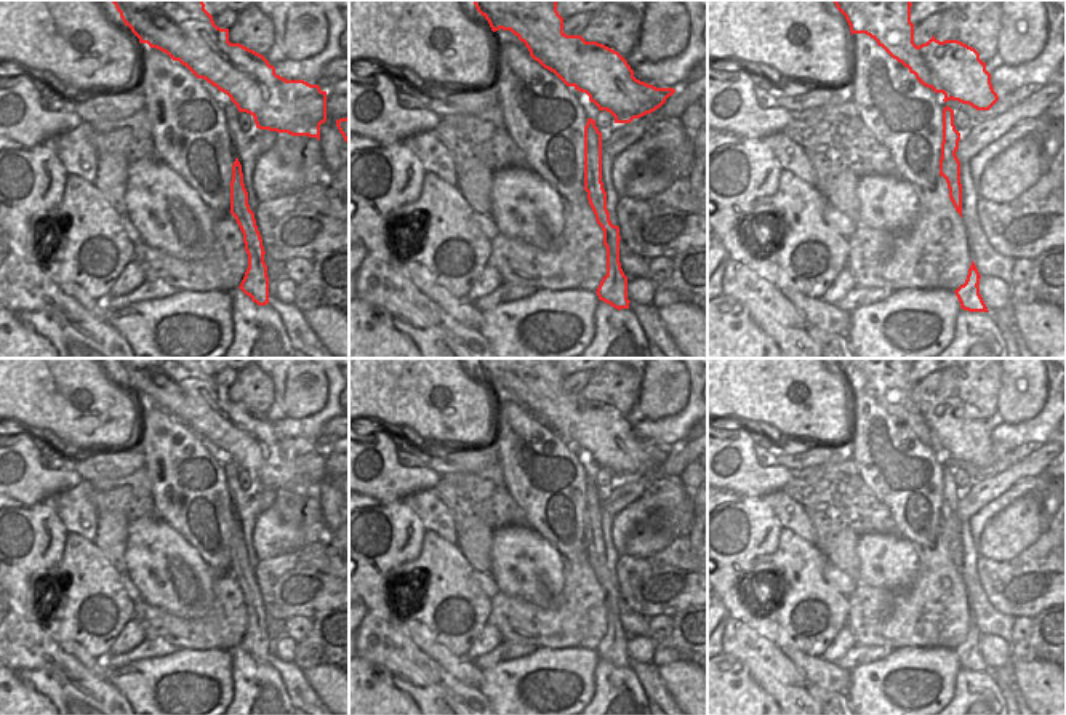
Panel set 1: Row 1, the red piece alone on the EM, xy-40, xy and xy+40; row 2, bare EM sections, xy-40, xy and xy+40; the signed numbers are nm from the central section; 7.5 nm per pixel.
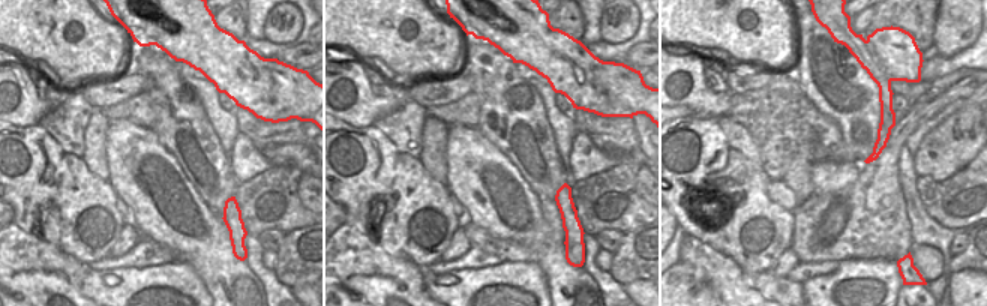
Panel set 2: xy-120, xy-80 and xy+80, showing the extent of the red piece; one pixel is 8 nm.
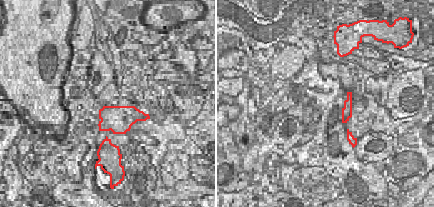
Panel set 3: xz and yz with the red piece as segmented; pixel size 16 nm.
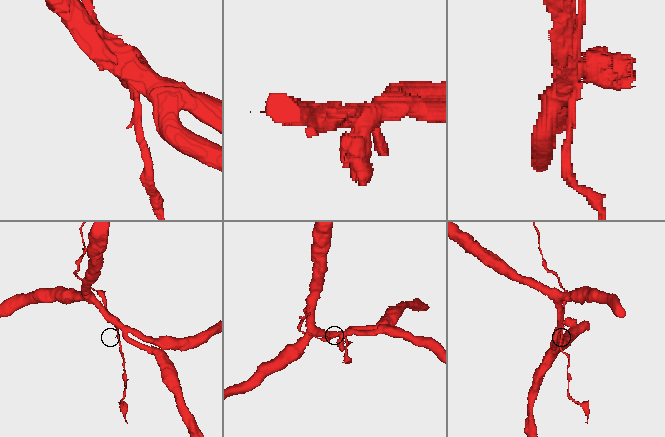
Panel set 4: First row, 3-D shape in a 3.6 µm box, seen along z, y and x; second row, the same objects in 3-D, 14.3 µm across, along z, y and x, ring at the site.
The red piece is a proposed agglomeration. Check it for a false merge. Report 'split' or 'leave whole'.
split

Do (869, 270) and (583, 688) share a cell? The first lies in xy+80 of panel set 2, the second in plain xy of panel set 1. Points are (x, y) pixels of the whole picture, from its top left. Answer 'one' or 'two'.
one

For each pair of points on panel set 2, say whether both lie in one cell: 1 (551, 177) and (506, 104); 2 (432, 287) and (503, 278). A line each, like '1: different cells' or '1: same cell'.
1: same cell
2: same cell

